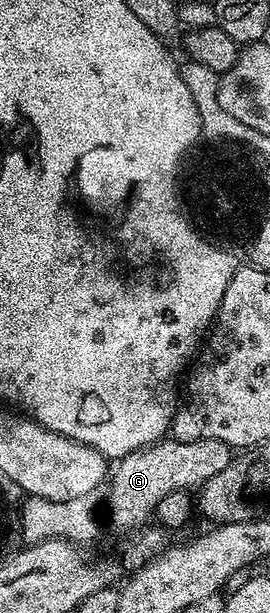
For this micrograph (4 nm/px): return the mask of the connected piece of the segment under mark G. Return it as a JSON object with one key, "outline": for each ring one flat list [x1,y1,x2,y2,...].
{"outline":[[163,438,159,440,157,444,151,444,148,448,142,448,138,452,133,452,132,454,128,454,127,456,122,457,121,460,117,461,117,463,113,465,112,475,109,477,108,480,108,488,110,484,111,522,114,523,120,531,131,531,130,533,133,533,135,530,141,529,143,526,149,525,154,515,154,511,156,510,156,506,160,506,160,501,162,501,164,497,166,497,168,494,172,494,173,492,194,490,197,489,199,486,206,484,207,481,211,480,212,478,216,478,216,474,220,474,220,470,224,470,224,466,228,466,231,462,231,459,232,449,229,444,225,444,224,442,216,442,215,440,197,440,196,442,192,442,191,444,185,444,182,440,175,440,173,438]]}

